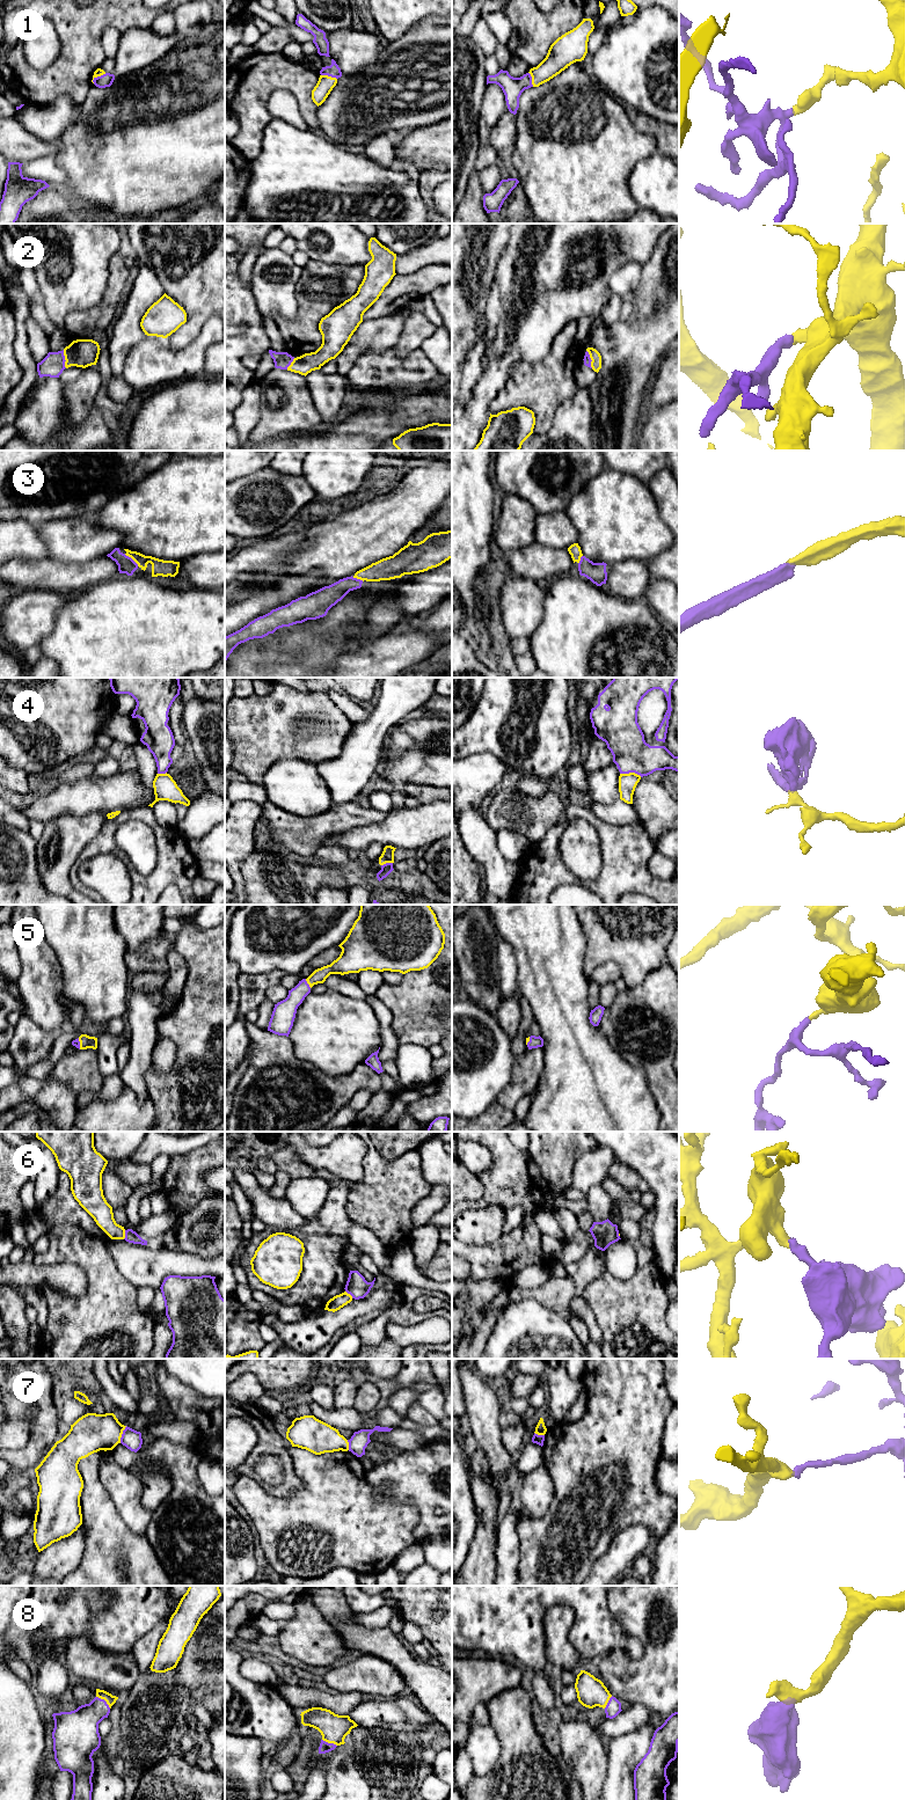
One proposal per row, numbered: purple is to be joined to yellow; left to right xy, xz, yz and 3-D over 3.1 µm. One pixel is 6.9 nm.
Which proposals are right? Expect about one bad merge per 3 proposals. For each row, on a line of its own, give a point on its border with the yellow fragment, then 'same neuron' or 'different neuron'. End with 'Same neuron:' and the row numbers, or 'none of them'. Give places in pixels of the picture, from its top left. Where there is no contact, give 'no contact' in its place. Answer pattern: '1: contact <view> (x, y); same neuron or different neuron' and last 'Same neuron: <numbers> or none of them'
1: contact xy (99, 75); same neuron
2: contact xy (65, 359); same neuron
3: contact xy (131, 557); same neuron
4: contact yz (630, 773); different neuron
5: contact xz (307, 982); same neuron
6: contact xy (124, 1235); different neuron
7: contact xy (122, 1433); different neuron
8: contact xy (104, 1699); same neuron
Same neuron: 1, 2, 3, 5, 8

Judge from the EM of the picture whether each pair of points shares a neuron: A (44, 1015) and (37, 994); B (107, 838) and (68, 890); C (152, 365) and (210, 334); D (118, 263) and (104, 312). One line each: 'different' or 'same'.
A: same
B: different
C: same
D: same

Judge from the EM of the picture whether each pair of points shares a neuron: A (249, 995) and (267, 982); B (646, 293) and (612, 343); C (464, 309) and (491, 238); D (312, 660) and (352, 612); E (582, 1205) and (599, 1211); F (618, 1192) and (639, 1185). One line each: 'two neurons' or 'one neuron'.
A: one neuron
B: one neuron
C: one neuron
D: one neuron
E: two neurons
F: two neurons

